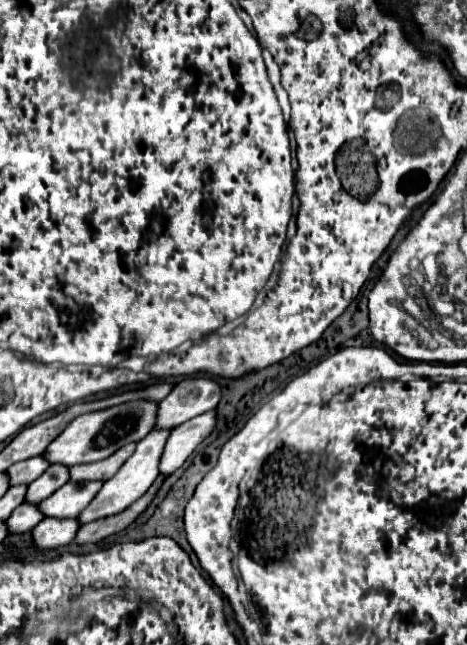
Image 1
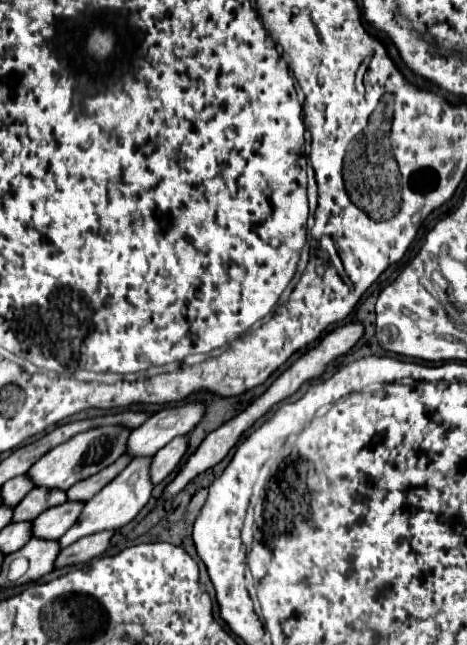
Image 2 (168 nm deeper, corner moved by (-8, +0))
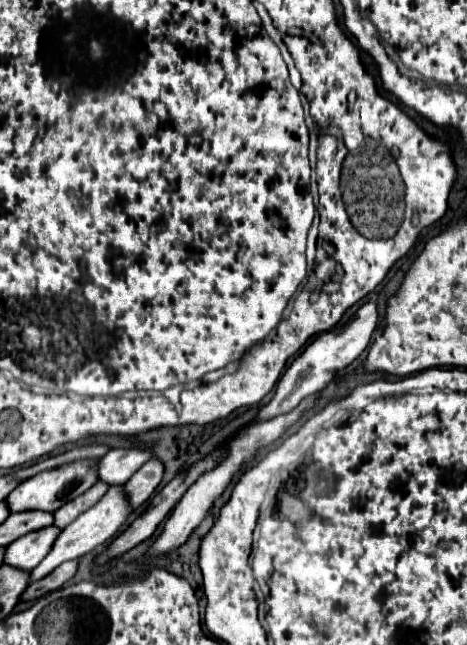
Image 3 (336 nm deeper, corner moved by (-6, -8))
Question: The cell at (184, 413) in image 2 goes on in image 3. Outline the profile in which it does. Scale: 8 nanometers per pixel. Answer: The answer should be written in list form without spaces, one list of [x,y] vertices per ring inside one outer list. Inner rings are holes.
[[[110,450],[98,462],[98,480],[108,486],[120,486],[140,468],[140,464],[150,460],[148,450]]]

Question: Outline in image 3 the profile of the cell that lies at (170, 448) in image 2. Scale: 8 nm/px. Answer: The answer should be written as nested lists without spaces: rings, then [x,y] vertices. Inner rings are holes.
[[[148,460],[132,474],[132,478],[124,484],[124,494],[132,510],[136,510],[152,496],[152,492],[162,480],[162,474],[164,474],[164,466],[160,460]]]

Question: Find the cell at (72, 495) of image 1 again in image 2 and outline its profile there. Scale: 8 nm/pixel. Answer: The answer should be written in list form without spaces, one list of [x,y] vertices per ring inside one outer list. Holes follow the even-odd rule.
[[[64,502],[52,510],[44,510],[36,520],[32,520],[32,536],[44,540],[58,540],[66,534],[72,524],[78,520],[84,502]]]

